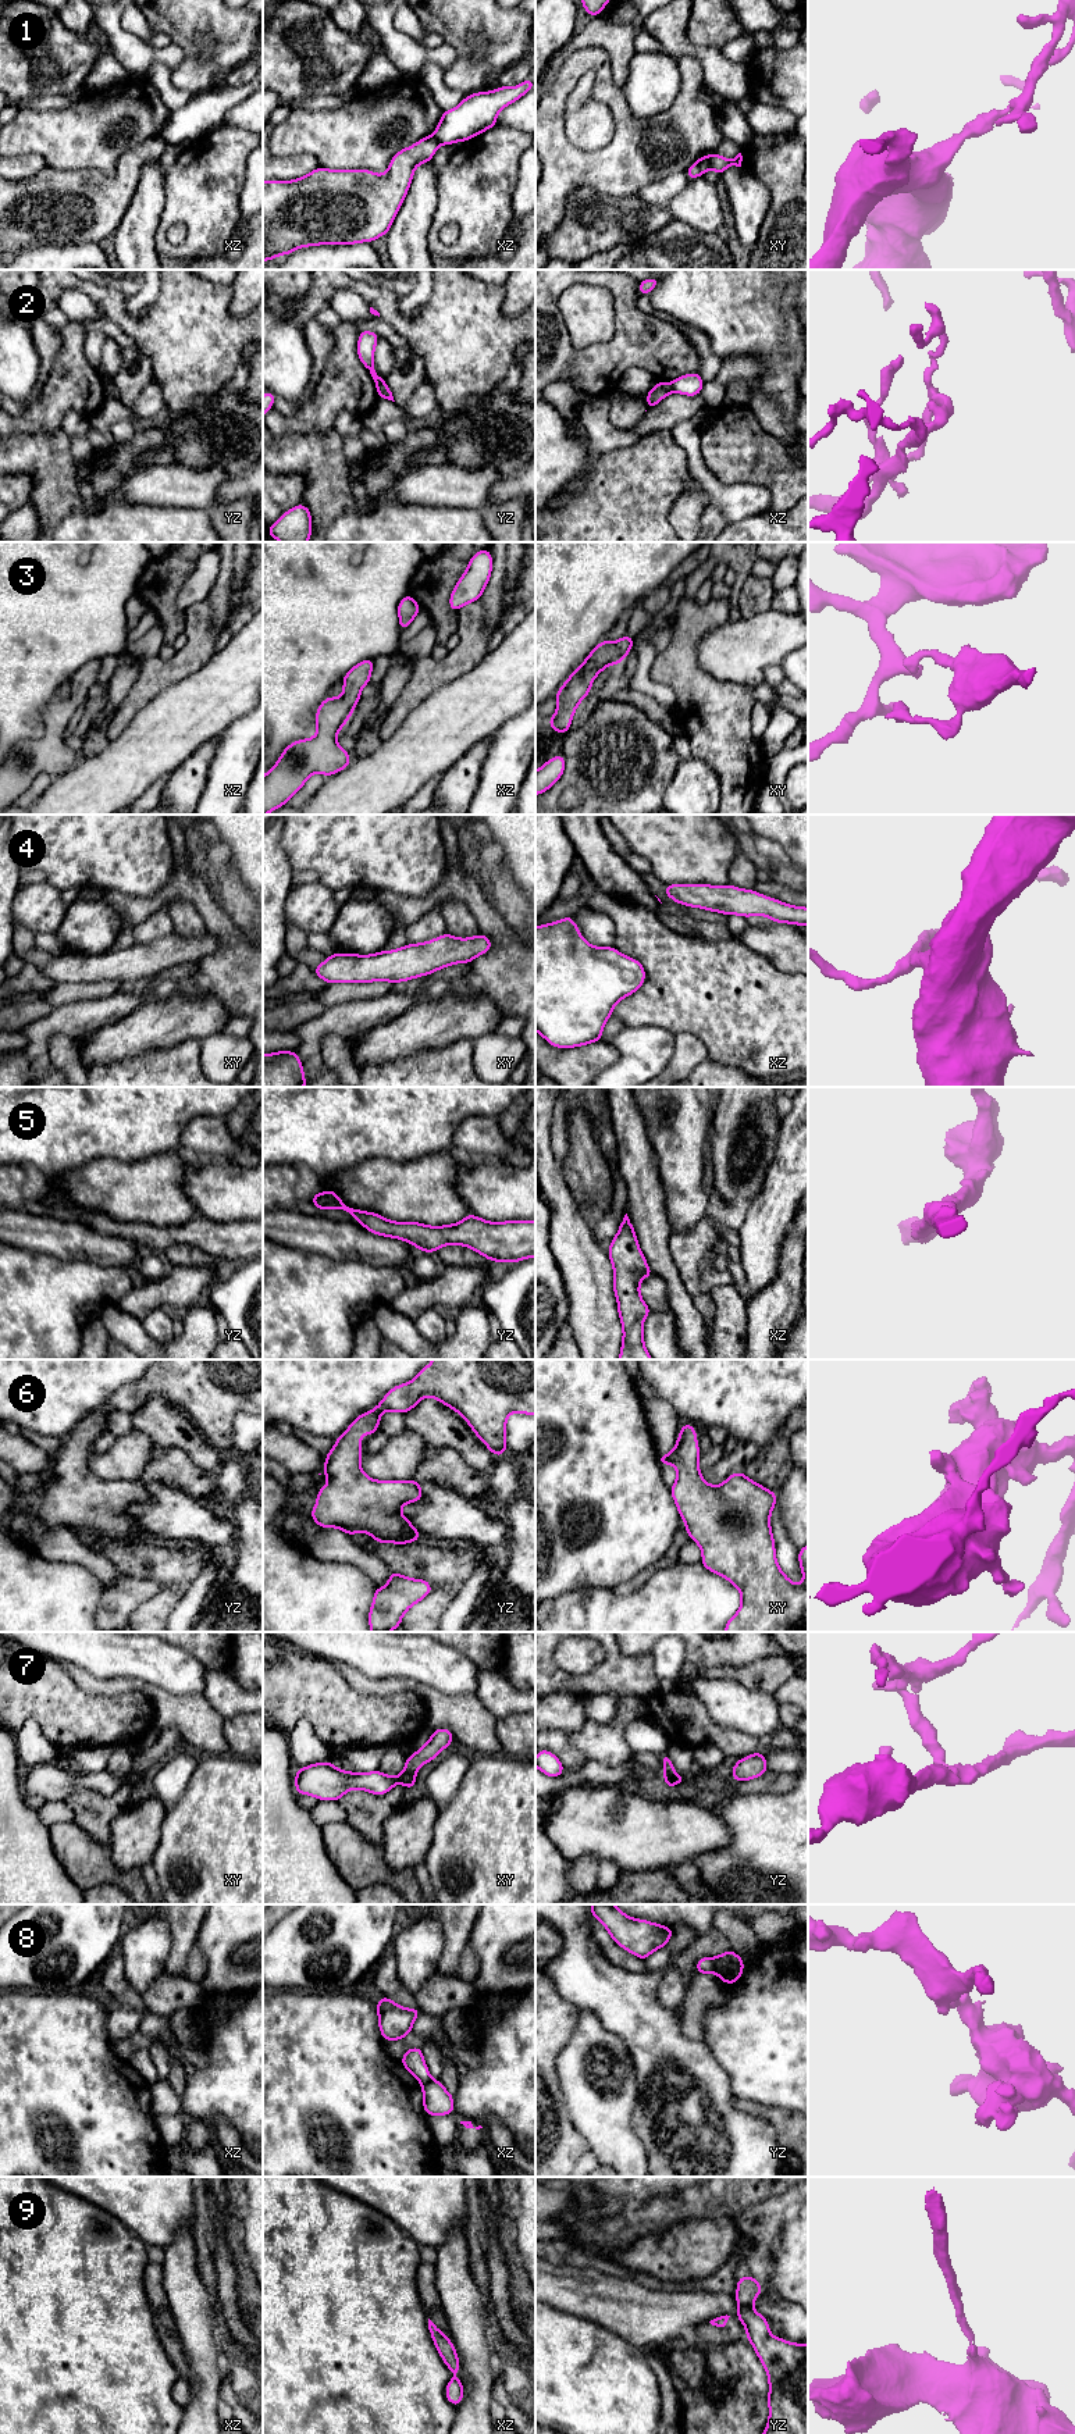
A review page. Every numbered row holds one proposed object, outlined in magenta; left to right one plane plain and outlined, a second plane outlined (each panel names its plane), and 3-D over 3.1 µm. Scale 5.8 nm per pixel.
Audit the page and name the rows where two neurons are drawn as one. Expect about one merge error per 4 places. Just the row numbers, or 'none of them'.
1, 2, 8, 9

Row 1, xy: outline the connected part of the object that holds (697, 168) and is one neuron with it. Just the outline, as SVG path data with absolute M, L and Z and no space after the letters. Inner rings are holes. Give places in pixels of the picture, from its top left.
M705 154L700 160L691 164L691 167L684 172L688 179L695 179L702 177L702 174L709 168L712 154Z

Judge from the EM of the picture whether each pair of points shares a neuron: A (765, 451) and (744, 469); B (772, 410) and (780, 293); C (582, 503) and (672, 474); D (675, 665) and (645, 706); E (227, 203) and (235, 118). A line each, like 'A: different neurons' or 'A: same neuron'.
A: same neuron
B: different neurons
C: same neuron
D: different neurons
E: different neurons

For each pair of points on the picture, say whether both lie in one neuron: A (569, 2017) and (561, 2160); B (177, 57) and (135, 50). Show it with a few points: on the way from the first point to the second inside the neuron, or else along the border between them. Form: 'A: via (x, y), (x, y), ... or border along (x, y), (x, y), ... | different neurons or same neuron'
A: via (550, 2053), (550, 2087), (561, 2124) | same neuron
B: via (167, 56), (145, 56) | same neuron

